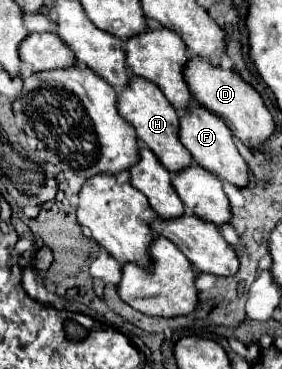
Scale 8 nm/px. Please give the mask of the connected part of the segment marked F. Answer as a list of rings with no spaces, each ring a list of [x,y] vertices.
[[[192,105],[188,111],[182,113],[182,119],[180,119],[180,141],[192,153],[194,161],[200,167],[204,167],[206,171],[214,173],[222,181],[228,181],[228,183],[236,185],[238,189],[242,189],[242,187],[246,187],[250,183],[248,167],[246,167],[242,155],[238,153],[238,147],[234,145],[230,129],[226,127],[226,123],[222,119],[218,119],[214,113],[206,111],[206,107]]]

